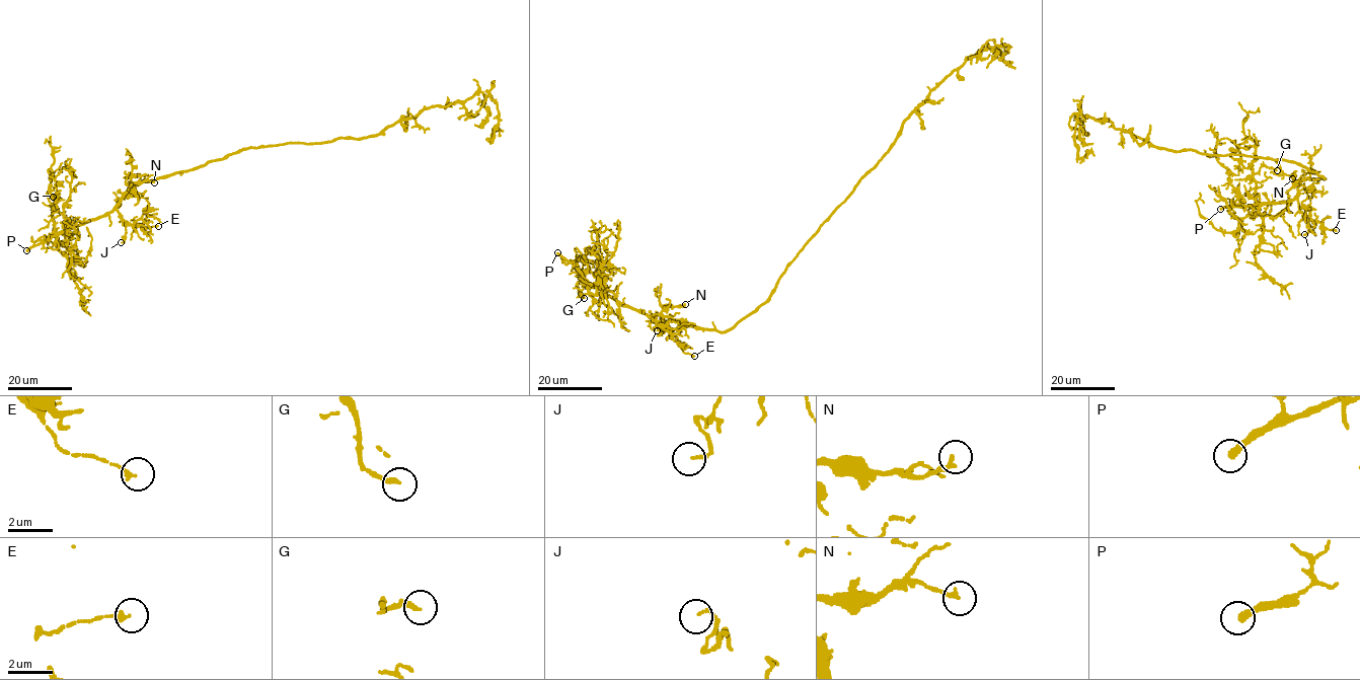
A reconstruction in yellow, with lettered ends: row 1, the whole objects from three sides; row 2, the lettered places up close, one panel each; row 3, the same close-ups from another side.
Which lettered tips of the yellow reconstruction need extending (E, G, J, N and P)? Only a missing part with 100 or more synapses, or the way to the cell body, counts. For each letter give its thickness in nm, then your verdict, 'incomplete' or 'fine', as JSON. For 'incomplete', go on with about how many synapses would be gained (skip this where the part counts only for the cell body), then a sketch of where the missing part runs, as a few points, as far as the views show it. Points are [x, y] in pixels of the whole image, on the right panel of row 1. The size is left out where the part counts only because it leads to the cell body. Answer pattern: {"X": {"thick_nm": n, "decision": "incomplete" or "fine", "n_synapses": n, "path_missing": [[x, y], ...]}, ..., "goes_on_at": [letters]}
{"E": {"thick_nm": 180, "decision": "fine"}, "G": {"thick_nm": 190, "decision": "fine"}, "J": {"thick_nm": 130, "decision": "fine"}, "N": {"thick_nm": 180, "decision": "fine"}, "P": {"thick_nm": 280, "decision": "incomplete", "path_missing": [[1220, 209], [1216, 216], [1218, 236], [1227, 234], [1262, 242], [1272, 239], [1281, 229]]}, "goes_on_at": ["P"]}

